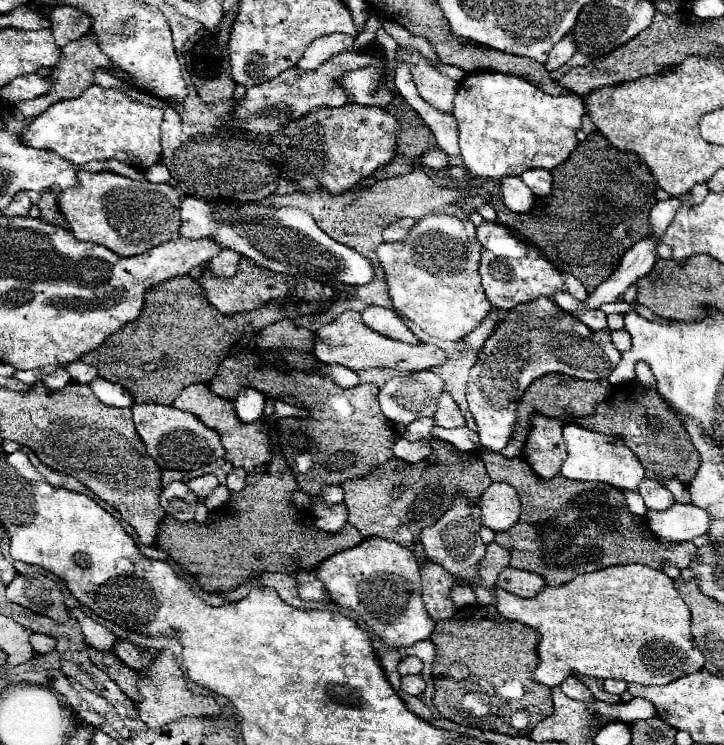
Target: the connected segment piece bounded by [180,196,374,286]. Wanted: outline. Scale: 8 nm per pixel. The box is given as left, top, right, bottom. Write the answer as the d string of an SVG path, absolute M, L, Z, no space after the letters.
M186 196L180 204L180 236L192 240L214 238L224 248L240 252L259 266L298 278L314 278L324 284L360 286L368 284L374 278L370 260L354 252L352 248L332 240L316 226L314 218L306 210L272 208L262 206L260 202L236 204L236 200L230 200L228 206L234 208L220 208L194 196Z

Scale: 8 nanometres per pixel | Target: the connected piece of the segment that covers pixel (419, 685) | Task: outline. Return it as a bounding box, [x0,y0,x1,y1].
[402,674,426,696]

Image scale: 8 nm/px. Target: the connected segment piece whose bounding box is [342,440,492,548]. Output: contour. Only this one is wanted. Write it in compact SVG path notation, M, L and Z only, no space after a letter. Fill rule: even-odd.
M446 440L432 442L432 454L416 464L390 458L368 476L342 482L344 504L348 506L348 522L358 528L364 538L380 536L410 548L418 542L422 528L434 524L452 508L456 494L464 494L470 504L478 504L484 490L492 484L478 452L454 452Z

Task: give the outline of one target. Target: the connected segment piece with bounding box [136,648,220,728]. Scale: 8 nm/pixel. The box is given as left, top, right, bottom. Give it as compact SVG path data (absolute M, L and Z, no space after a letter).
M168 648L160 650L158 656L152 660L152 664L138 672L138 690L142 694L142 702L136 704L138 716L148 728L160 728L182 716L218 716L218 712L220 712L220 708L212 696L198 696L192 690L188 690L184 674L182 674L172 650L168 650Z

